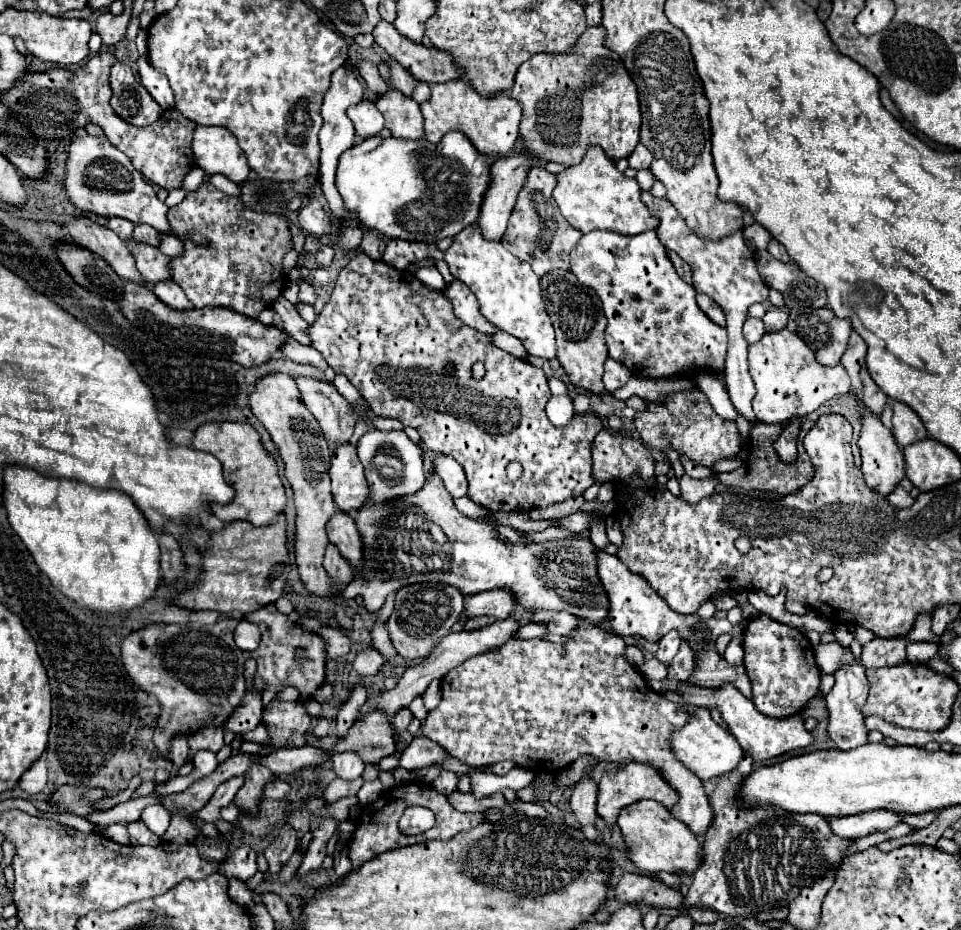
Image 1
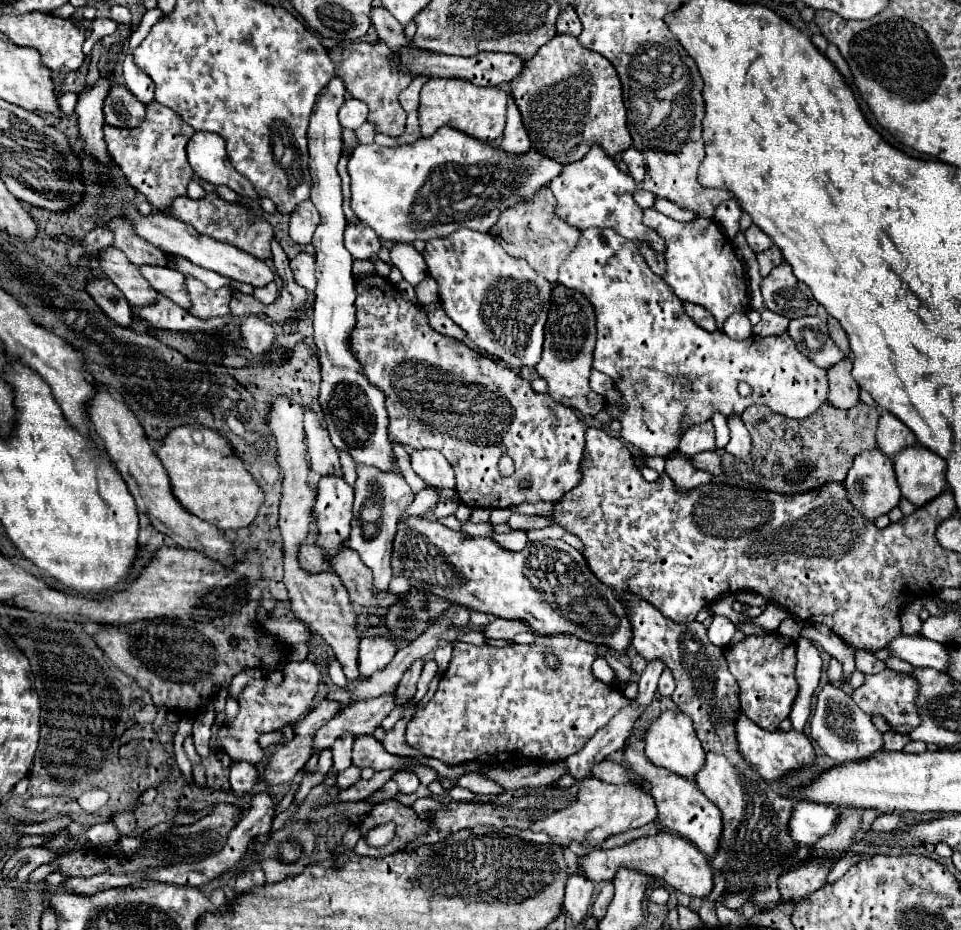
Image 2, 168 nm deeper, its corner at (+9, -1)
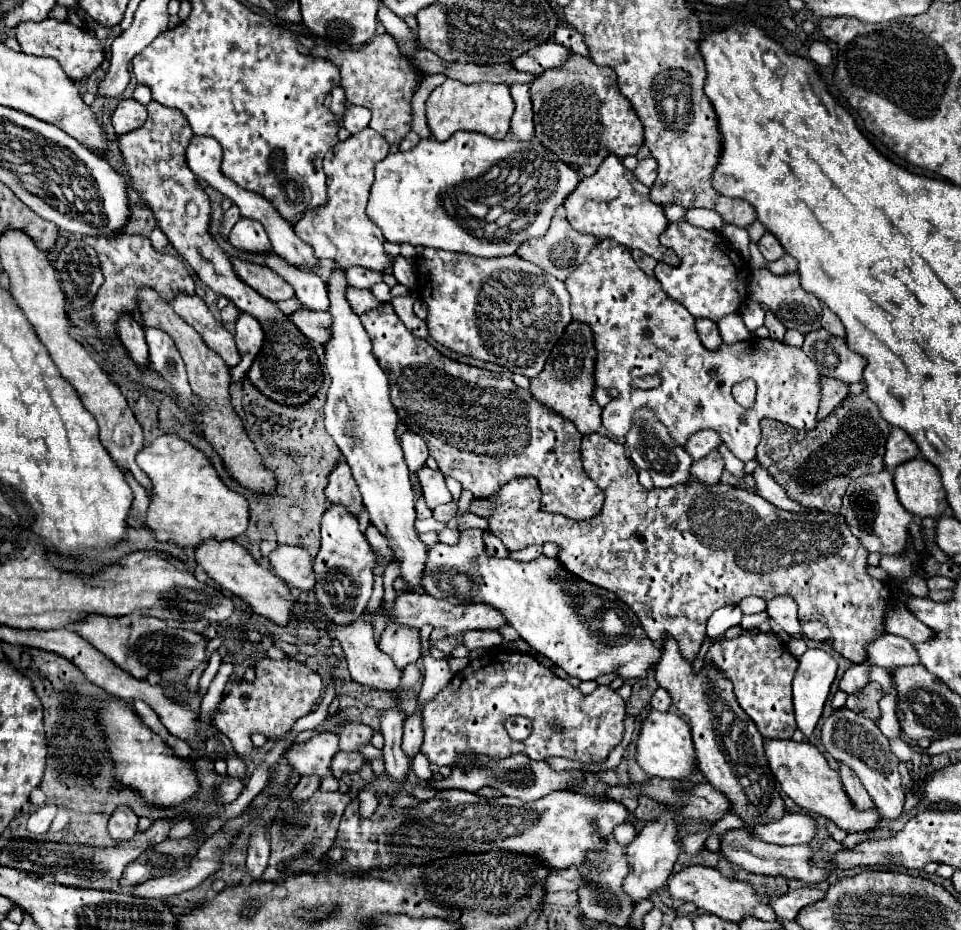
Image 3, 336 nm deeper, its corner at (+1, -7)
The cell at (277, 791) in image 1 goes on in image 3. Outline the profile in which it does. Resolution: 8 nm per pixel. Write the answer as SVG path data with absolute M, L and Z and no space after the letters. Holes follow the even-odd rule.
M237 754L227 756L227 776L239 778L239 780L245 780L247 778L247 764Z

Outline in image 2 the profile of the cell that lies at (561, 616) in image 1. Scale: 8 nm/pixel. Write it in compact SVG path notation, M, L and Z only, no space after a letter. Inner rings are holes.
M497 618L495 622L481 626L481 630L483 630L485 638L505 638L505 640L509 640L509 638L517 636L519 632L527 632L529 628L523 622L509 622L509 620Z

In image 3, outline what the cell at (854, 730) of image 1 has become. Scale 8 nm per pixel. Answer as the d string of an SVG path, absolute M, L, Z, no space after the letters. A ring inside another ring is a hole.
M837 708L831 712L831 716L825 720L821 728L821 740L825 750L841 764L847 764L861 780L865 790L871 794L877 810L895 820L901 816L903 804L905 804L905 792L901 786L901 776L897 770L897 756L889 748L889 740L883 736L883 732L877 728L873 720L865 720L865 716L857 716L857 712L849 708Z

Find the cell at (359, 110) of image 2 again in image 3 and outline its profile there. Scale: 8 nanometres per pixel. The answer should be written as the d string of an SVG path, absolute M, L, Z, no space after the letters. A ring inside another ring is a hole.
M349 106L345 116L343 116L343 126L351 132L351 134L357 134L361 130L365 130L369 126L369 120L371 120L371 112L363 106Z

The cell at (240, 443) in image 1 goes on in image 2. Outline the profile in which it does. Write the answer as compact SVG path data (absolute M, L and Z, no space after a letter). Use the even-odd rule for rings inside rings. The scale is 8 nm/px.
M203 426L173 428L161 438L155 454L169 474L173 496L187 512L223 530L239 530L255 520L265 498L263 490L259 490L255 478L245 470L219 432Z

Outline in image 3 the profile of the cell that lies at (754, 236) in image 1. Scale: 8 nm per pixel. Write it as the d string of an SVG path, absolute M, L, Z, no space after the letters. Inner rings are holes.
M765 232L757 246L759 246L759 250L761 250L763 258L765 258L765 260L769 260L769 262L773 262L773 260L777 260L777 258L781 258L781 256L785 254L783 246L779 244L779 240L777 240L771 232Z

